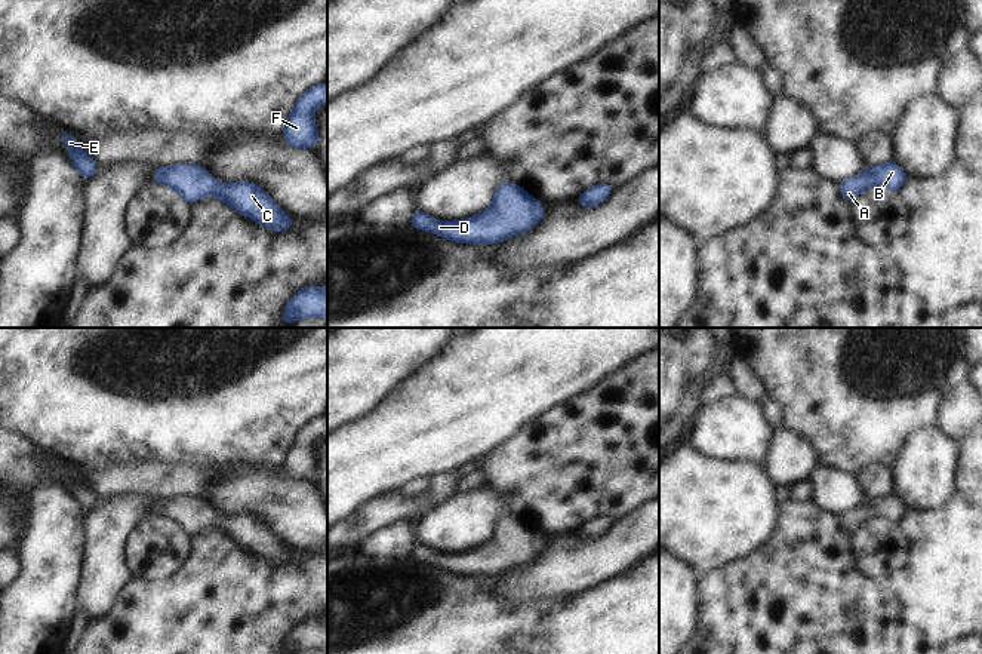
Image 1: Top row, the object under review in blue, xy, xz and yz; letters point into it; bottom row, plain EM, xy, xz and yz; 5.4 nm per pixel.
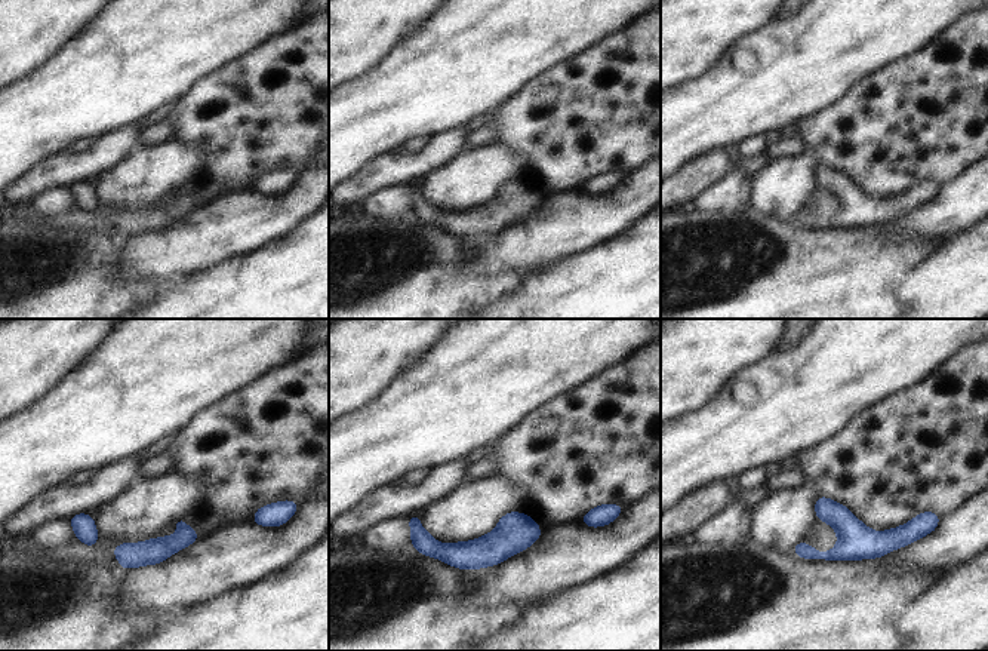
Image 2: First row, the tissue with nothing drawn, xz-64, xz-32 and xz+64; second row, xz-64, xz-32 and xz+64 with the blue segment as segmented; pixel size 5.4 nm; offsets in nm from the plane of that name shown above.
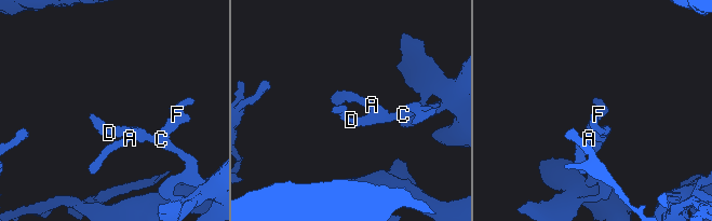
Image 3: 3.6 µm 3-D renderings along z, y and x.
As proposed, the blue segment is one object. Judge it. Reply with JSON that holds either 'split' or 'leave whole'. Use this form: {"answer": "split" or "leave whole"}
{"answer": "leave whole"}

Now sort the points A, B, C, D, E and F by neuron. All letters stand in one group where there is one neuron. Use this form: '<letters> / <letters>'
A B C D E F

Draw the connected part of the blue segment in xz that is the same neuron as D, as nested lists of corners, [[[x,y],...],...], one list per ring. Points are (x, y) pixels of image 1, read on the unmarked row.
[[[502,515],[493,525],[492,538],[477,547],[459,553],[437,553],[416,540],[409,556],[455,575],[495,577],[532,562],[544,549],[539,532],[514,515]]]

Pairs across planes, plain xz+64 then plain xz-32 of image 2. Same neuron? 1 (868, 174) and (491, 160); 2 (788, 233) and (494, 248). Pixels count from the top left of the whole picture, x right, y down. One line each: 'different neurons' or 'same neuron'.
1: different neurons
2: different neurons

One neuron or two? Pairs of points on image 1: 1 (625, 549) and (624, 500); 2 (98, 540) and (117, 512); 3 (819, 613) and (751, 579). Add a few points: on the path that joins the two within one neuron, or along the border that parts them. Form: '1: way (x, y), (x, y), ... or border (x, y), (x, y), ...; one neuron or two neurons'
1: border (643, 501), (616, 519); two neurons
2: way (105, 533), (107, 525), (113, 519); one neuron
3: way (803, 613), (797, 613), (781, 596), (767, 595); one neuron

